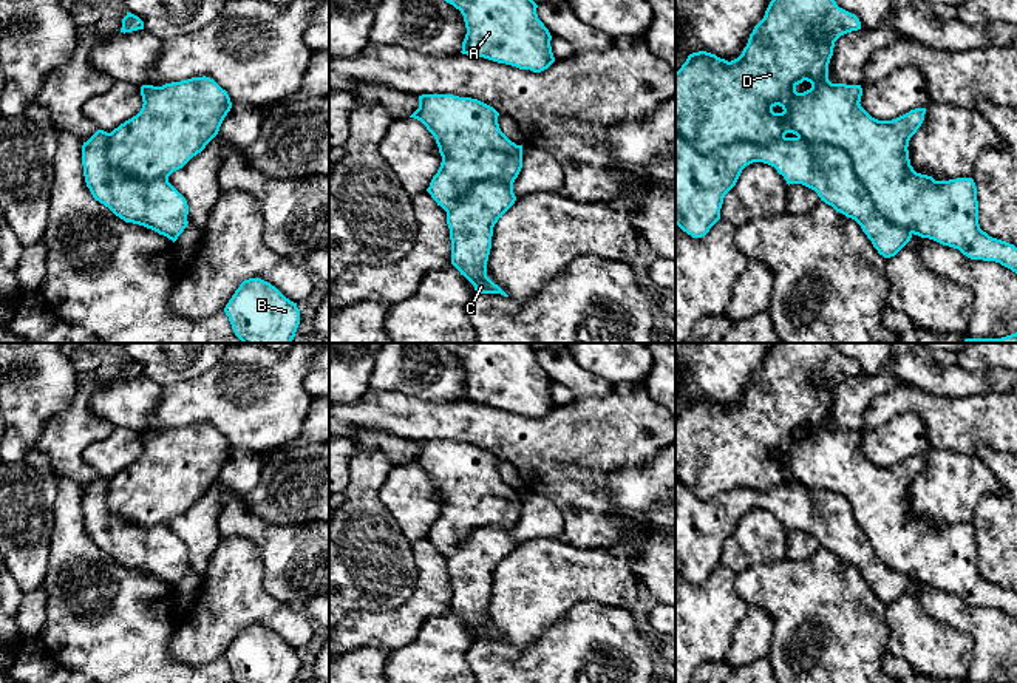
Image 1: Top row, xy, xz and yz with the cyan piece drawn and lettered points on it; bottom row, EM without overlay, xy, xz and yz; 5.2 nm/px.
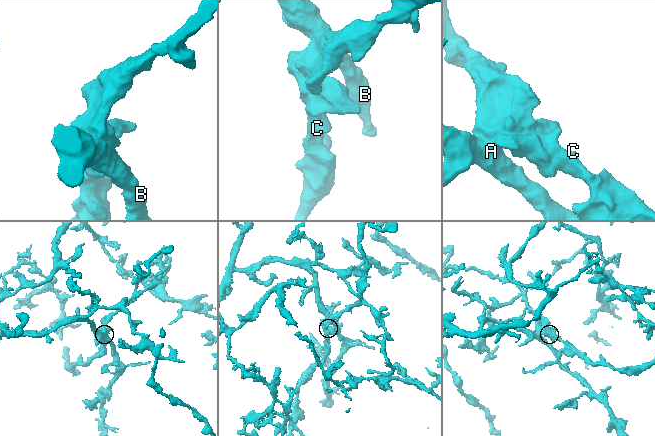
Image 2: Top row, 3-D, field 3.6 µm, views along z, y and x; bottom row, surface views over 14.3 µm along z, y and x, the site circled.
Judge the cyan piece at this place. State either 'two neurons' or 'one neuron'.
two neurons

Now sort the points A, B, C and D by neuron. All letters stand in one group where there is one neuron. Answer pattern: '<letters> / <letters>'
A B / C D

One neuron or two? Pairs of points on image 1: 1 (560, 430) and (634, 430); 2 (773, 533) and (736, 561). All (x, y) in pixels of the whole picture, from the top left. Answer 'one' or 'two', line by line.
1: one
2: one

